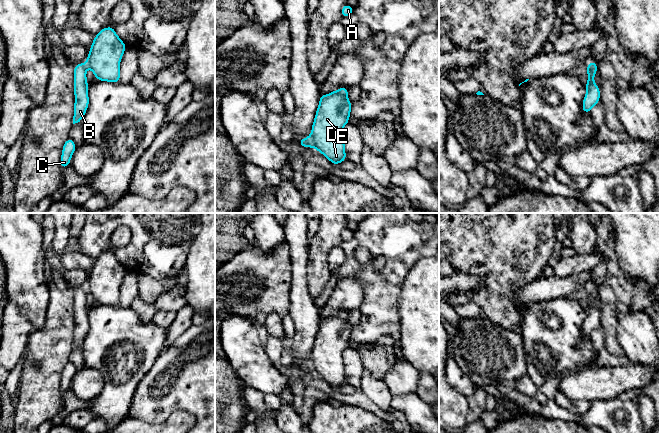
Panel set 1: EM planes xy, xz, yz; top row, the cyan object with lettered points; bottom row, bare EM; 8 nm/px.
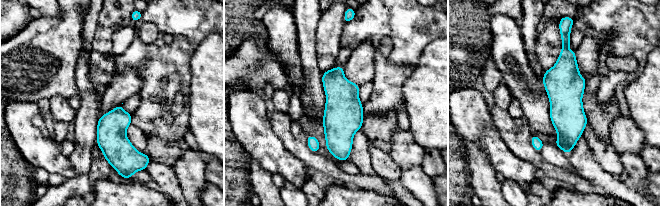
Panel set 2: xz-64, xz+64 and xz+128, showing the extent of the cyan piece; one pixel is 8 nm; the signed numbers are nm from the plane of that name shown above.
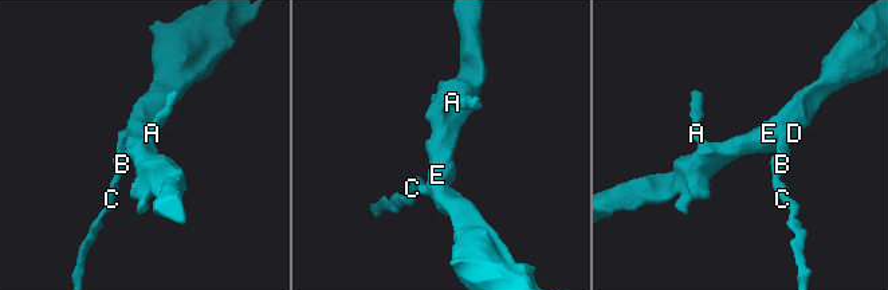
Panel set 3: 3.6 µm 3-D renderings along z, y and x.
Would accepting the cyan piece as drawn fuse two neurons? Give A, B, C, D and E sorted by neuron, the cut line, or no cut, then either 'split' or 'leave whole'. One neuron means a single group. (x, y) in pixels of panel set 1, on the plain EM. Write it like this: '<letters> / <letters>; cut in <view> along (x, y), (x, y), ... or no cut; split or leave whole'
A D E / B C; cut in xz along (309, 361), (312, 370); split

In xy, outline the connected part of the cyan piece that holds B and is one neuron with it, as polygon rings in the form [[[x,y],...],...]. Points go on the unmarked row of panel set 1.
[[[87,288],[74,289],[74,340],[73,348],[83,344],[89,330],[88,305],[86,302]]]

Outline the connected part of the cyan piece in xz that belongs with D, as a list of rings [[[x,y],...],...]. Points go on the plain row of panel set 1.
[[[347,311],[326,319],[320,318],[310,363],[312,371],[334,389],[347,384],[342,355],[350,347],[351,332]]]

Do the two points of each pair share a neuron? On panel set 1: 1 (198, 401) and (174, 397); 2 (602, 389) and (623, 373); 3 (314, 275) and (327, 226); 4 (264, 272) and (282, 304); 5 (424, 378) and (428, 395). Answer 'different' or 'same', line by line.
1: same
2: same
3: same
4: same
5: same

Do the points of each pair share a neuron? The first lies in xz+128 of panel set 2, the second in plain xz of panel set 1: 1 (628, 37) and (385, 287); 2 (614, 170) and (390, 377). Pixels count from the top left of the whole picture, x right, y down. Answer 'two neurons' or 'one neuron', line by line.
1: one neuron
2: two neurons

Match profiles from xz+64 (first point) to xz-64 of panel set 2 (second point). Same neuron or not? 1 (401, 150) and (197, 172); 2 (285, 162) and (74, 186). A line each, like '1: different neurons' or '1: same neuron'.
1: same neuron
2: different neurons

